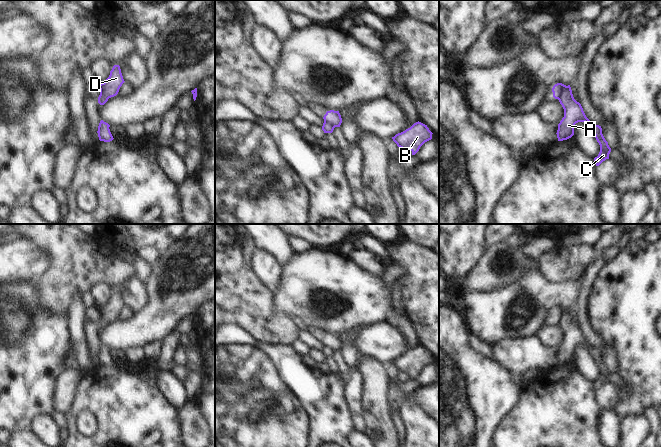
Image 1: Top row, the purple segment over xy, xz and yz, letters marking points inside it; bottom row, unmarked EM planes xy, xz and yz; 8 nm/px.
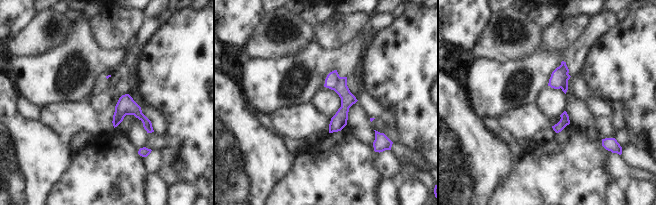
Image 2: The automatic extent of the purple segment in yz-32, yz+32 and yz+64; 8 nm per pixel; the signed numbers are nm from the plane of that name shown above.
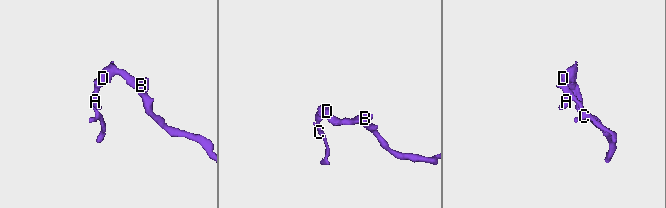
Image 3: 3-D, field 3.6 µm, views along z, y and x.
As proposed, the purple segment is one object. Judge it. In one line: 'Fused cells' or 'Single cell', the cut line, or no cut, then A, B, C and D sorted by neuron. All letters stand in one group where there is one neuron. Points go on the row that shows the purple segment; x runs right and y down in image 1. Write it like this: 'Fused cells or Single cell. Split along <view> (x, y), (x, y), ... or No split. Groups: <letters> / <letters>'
Fused cells. Split along yz (561, 83), (561, 93), (557, 98). Groups: A C / B D.

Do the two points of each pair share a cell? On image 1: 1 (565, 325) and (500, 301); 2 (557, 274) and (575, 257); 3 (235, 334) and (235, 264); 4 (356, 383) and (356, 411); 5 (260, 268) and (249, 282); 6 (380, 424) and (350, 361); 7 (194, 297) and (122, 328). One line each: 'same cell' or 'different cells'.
1: same cell
2: same cell
3: different cells
4: same cell
5: different cells
6: different cells
7: same cell

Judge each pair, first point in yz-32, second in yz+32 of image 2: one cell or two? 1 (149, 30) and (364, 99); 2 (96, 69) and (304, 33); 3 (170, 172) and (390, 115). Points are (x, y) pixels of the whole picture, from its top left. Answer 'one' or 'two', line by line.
1: one
2: two
3: two

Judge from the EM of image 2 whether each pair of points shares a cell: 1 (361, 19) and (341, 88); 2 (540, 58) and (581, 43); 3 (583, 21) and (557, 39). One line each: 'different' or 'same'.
1: different
2: same
3: same

